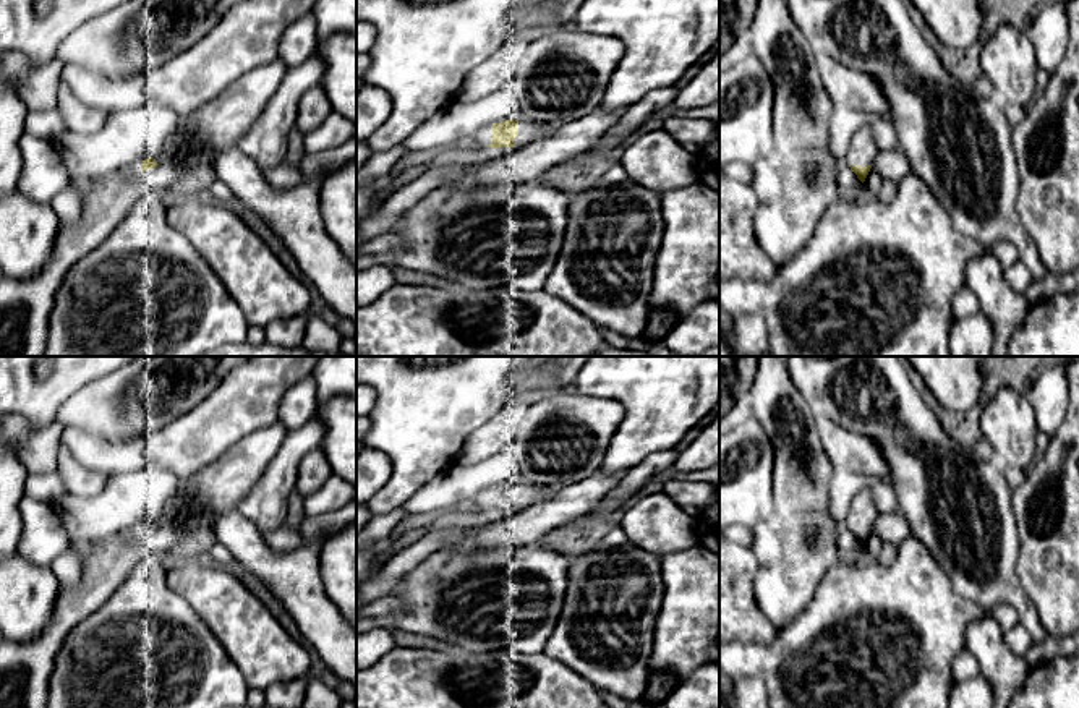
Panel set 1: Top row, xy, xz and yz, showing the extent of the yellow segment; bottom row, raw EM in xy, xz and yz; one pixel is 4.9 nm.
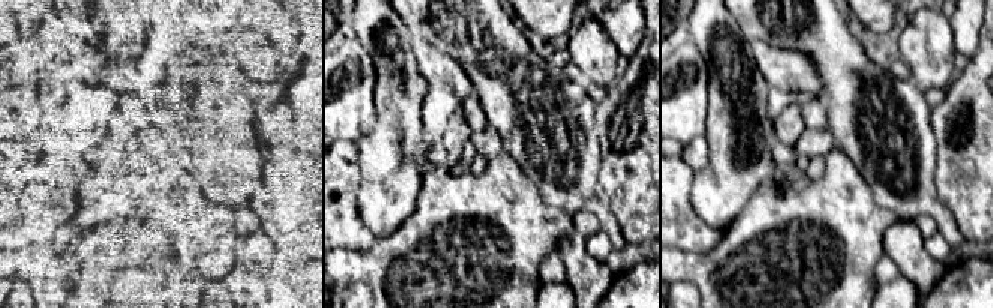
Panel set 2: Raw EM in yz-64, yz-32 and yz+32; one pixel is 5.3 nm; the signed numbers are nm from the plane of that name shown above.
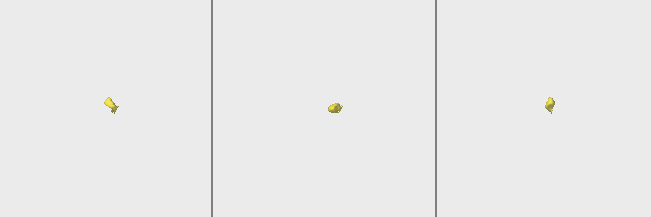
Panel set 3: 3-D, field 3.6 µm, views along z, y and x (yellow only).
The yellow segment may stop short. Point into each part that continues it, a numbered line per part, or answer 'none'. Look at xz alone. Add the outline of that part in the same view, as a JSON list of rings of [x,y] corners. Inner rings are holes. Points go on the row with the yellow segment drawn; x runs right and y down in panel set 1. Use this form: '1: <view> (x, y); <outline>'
1: xz (527, 132); [[[518,120],[517,125],[517,138],[514,141],[514,146],[523,147],[536,139],[540,139],[541,136],[551,133],[554,128],[552,123],[536,123],[536,122],[530,122],[530,120]]]
2: xz (483, 138); [[[491,126],[475,133],[463,146],[489,147],[493,141]]]

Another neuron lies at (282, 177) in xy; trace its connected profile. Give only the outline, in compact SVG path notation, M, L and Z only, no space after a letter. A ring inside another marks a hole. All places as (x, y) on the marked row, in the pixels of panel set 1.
M280 164L272 168L262 168L262 175L267 183L277 190L288 190L303 180L303 167Z

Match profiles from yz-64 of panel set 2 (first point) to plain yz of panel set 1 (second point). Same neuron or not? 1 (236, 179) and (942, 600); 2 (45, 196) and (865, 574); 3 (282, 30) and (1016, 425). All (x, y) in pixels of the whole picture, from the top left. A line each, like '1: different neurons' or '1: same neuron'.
1: different neurons
2: different neurons
3: different neurons

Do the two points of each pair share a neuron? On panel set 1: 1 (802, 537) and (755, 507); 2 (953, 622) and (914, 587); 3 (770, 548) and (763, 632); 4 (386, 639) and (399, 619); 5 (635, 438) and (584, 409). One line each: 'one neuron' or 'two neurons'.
1: two neurons
2: one neuron
3: two neurons
4: two neurons
5: two neurons

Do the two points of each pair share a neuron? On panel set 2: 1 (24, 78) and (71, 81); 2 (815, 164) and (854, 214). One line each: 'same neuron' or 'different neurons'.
1: different neurons
2: different neurons

